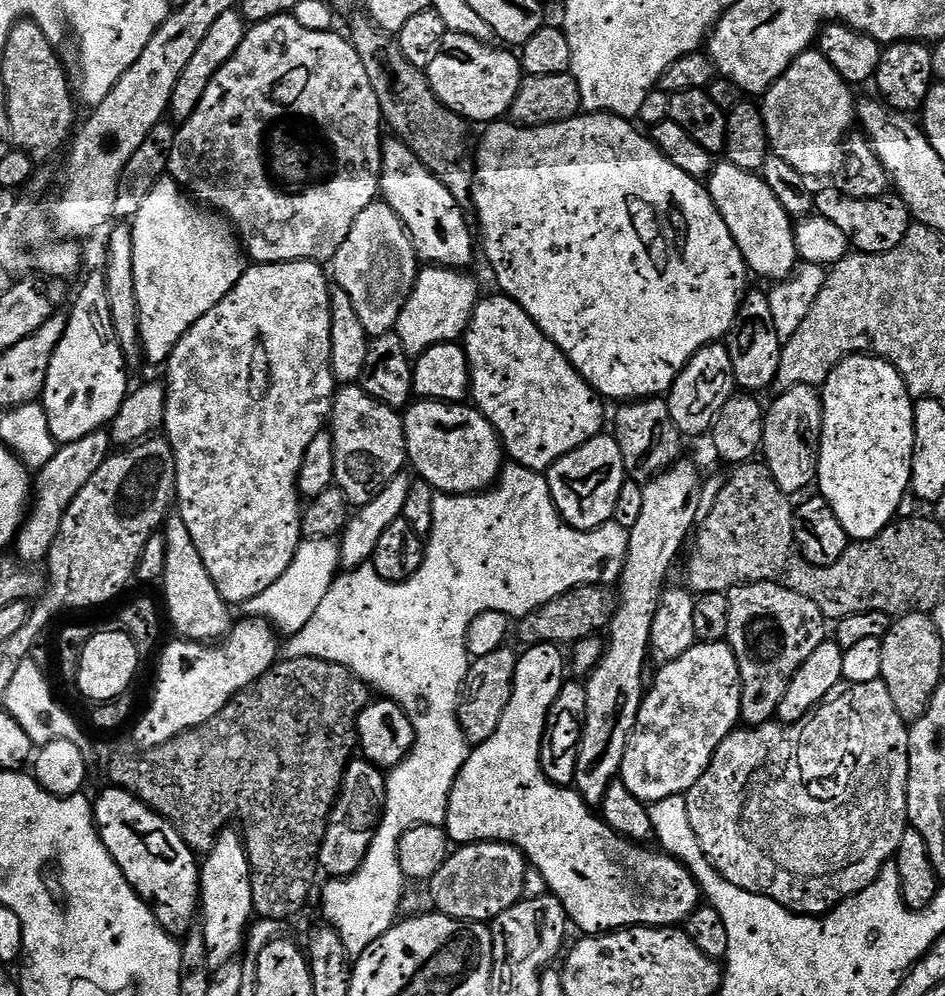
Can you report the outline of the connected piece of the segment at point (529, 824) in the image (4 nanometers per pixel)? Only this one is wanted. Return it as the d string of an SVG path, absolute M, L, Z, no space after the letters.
M534 644L525 647L523 651L516 661L510 706L506 706L506 714L502 714L498 730L494 730L486 742L475 745L469 751L468 760L452 787L446 821L449 841L456 846L477 841L512 844L524 853L531 867L541 872L548 883L549 893L560 899L568 912L569 921L575 927L577 924L581 933L603 934L637 926L683 925L688 915L702 904L700 886L688 873L688 867L679 864L663 850L635 844L618 835L595 811L590 810L575 787L561 786L546 778L540 765L542 734L546 730L550 706L554 706L566 683L566 656L554 644Z

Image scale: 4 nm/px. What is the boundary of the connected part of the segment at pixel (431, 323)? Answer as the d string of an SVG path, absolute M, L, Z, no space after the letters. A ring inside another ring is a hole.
M424 266L417 271L416 284L406 306L402 306L402 314L398 314L394 329L409 357L422 355L430 346L459 341L468 331L468 323L478 303L476 284L468 274L464 270L435 266Z

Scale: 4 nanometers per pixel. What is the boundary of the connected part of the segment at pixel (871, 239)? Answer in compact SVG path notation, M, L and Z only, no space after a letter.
M825 186L820 193L815 193L814 212L815 215L826 218L826 222L832 222L834 226L838 226L838 230L846 234L849 245L857 253L870 256L897 248L914 223L906 202L899 194L873 196L863 200L862 198L850 198L831 186Z

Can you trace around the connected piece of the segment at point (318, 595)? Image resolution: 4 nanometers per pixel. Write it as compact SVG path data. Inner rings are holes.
M305 539L298 546L298 550L294 554L294 562L290 562L286 574L282 574L282 578L278 578L278 582L274 582L274 586L262 590L262 594L247 600L242 605L243 615L268 621L280 634L291 634L302 630L302 626L306 626L306 622L310 622L310 618L314 618L314 610L318 610L322 598L326 598L326 594L332 583L336 581L341 568L340 545L335 539Z

